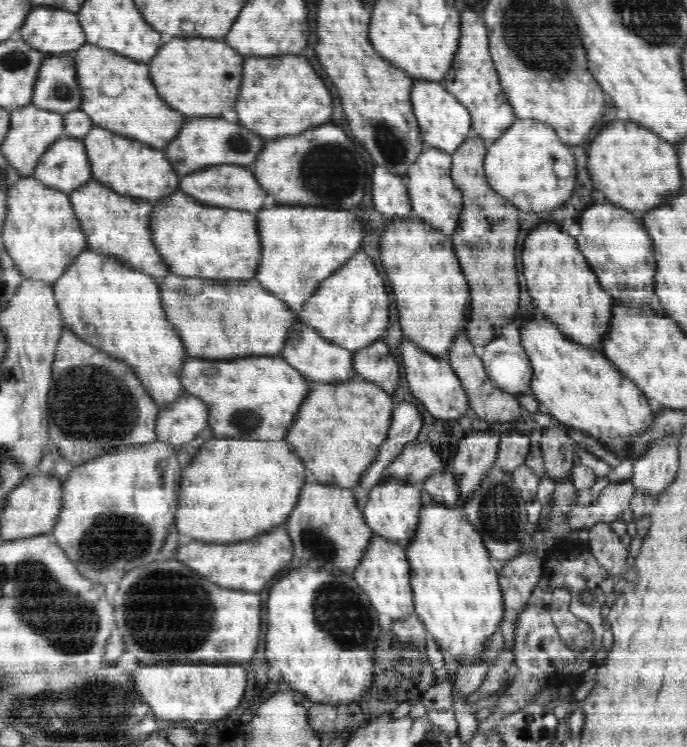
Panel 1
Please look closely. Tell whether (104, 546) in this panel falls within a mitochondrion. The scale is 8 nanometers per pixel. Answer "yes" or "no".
yes

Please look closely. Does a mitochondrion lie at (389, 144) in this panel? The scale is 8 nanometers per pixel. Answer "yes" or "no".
yes

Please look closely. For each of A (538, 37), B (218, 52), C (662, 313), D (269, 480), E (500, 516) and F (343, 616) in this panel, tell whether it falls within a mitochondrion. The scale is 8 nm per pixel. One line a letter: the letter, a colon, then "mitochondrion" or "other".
A: mitochondrion
B: other
C: other
D: other
E: mitochondrion
F: mitochondrion

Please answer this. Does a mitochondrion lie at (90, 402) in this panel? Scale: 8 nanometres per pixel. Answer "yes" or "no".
yes

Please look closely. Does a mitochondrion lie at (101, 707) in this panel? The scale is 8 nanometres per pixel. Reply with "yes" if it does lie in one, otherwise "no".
yes

